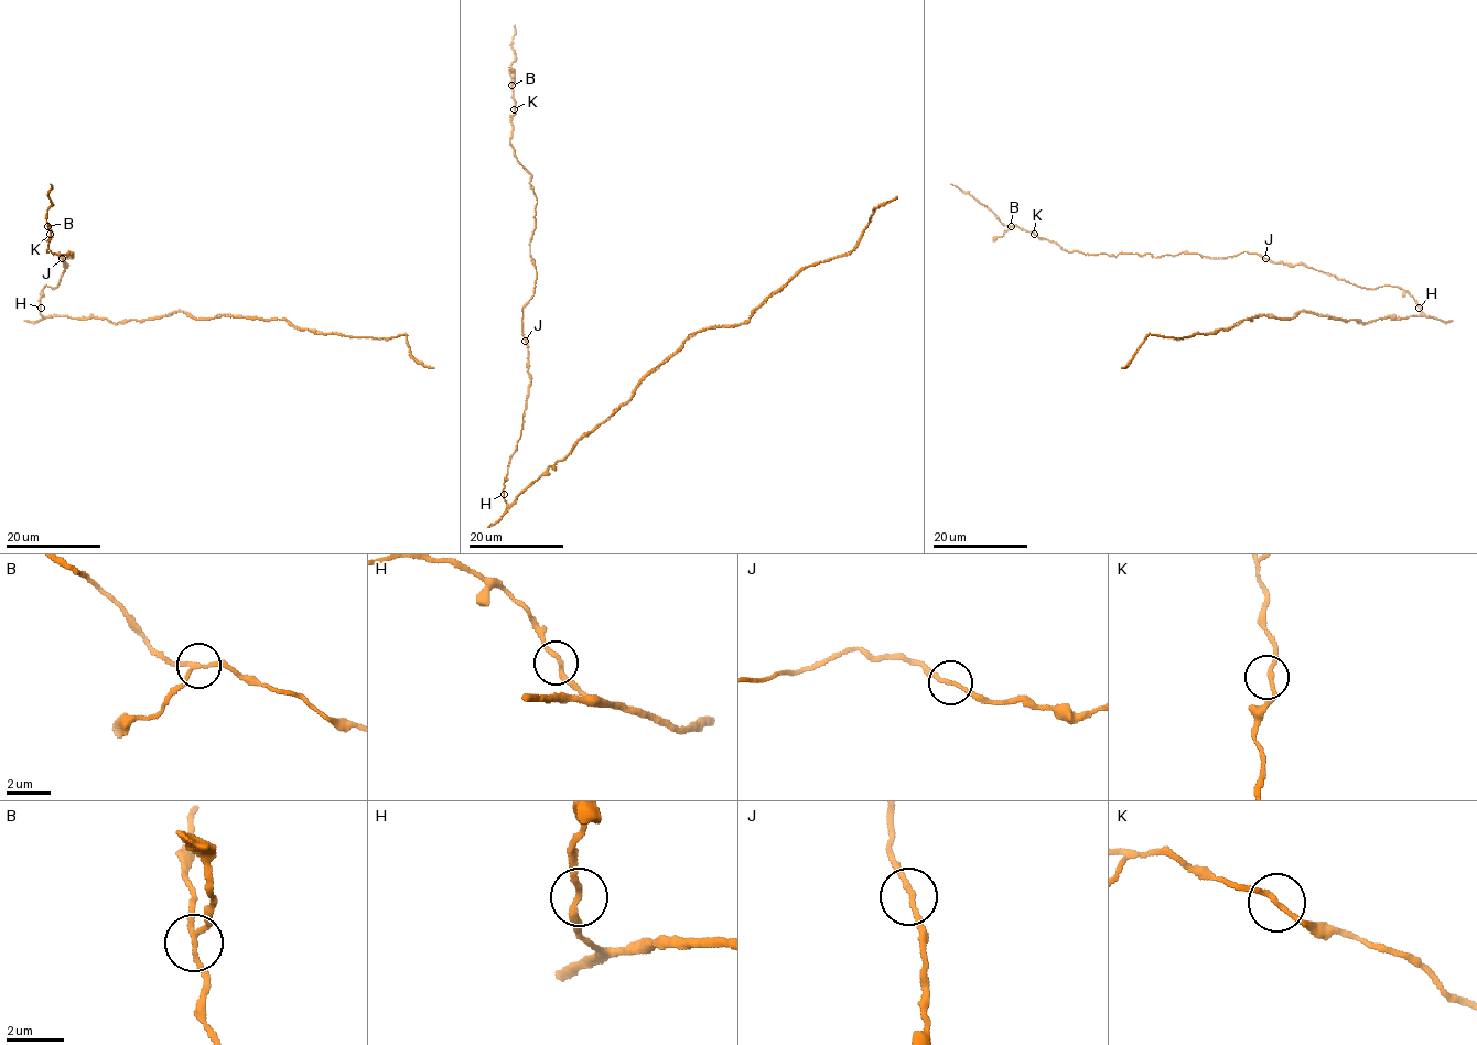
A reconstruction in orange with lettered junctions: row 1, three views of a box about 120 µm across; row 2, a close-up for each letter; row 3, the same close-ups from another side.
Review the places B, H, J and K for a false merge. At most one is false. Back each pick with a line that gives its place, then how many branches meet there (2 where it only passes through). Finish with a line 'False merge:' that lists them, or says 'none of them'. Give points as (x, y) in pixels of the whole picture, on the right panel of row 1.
False merge: none of them

